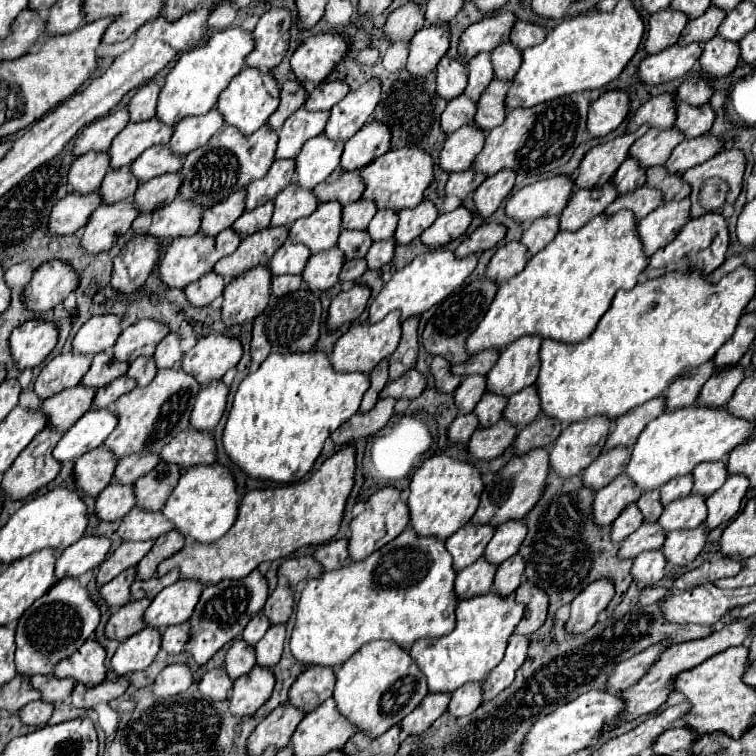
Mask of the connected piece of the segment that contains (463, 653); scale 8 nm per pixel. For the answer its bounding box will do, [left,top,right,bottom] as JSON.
[411,590,525,692]

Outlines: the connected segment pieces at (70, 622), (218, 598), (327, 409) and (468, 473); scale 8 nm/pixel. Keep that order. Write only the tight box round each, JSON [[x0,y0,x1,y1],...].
[[15,578,99,674],[187,570,269,664],[223,352,369,484],[407,456,483,540]]

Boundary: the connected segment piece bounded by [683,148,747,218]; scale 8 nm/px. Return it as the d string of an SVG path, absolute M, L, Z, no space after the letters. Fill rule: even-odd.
M731 148L731 150L721 150L713 158L709 158L703 164L697 164L695 168L689 168L683 172L683 180L691 184L691 218L699 218L705 214L705 208L699 204L699 190L705 180L709 178L721 178L729 184L729 204L733 204L741 192L741 182L743 182L743 172L745 172L747 158L743 150Z

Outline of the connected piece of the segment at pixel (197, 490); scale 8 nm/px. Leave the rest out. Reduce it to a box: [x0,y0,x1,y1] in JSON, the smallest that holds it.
[163,462,239,542]

